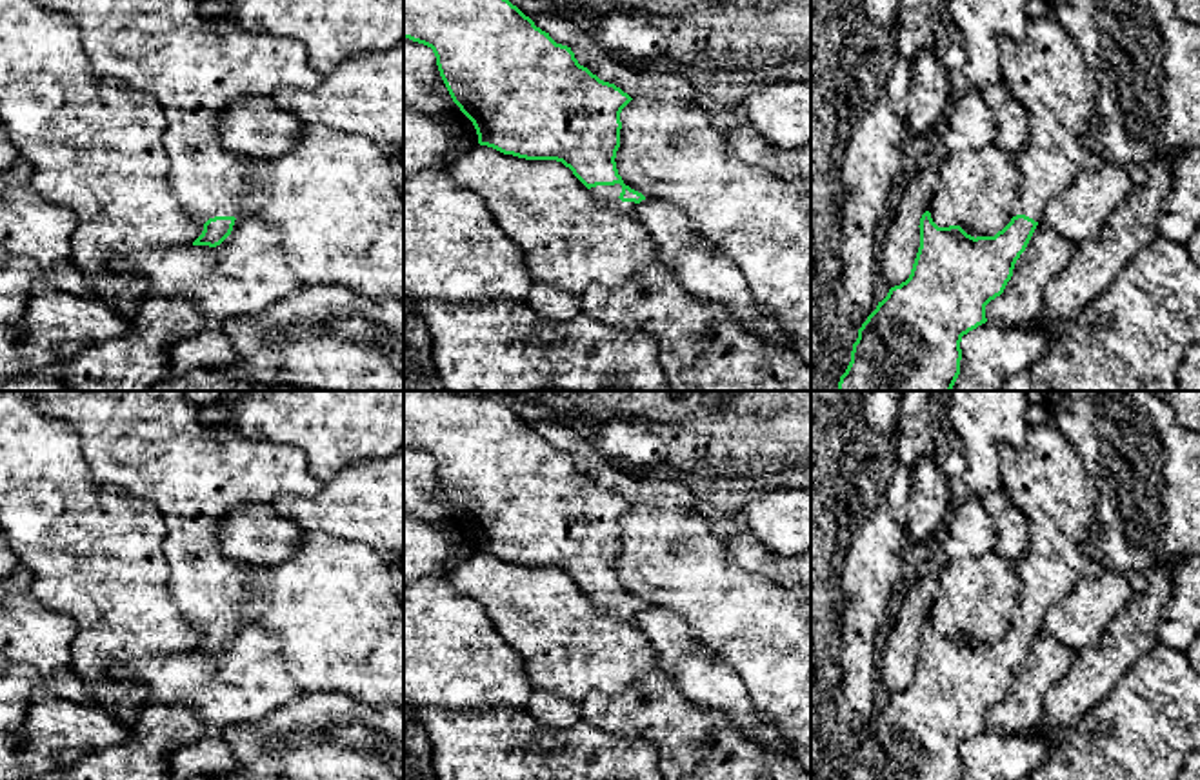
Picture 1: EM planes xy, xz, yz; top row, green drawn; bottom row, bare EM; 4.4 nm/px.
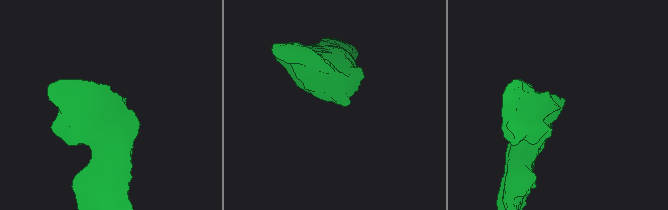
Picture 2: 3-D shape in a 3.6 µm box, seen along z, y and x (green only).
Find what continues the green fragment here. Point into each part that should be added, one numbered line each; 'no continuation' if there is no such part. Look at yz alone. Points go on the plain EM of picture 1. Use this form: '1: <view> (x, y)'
1: yz (1044, 477)

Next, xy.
1: xy (151, 444)

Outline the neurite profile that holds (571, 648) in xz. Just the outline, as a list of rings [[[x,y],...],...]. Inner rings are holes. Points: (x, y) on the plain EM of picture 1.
[[[478,551],[447,578],[458,593],[484,607],[495,631],[525,660],[536,691],[580,704],[591,693],[622,695],[656,671],[645,635],[633,622],[596,607],[562,569],[525,567]]]

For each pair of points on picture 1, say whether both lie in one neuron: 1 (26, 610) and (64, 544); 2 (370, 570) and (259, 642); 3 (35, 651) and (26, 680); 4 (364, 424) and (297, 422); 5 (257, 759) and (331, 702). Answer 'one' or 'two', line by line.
1: two
2: two
3: two
4: one
5: one

